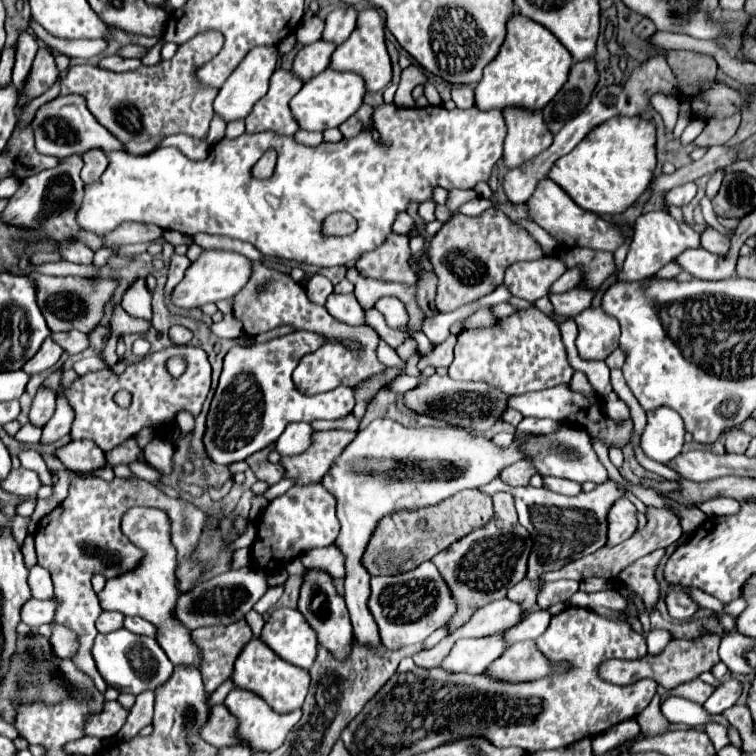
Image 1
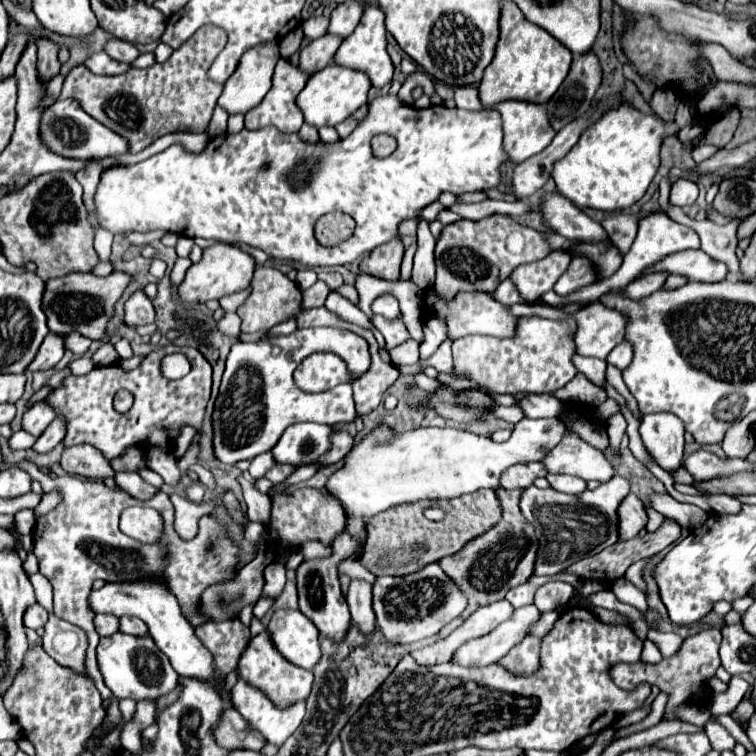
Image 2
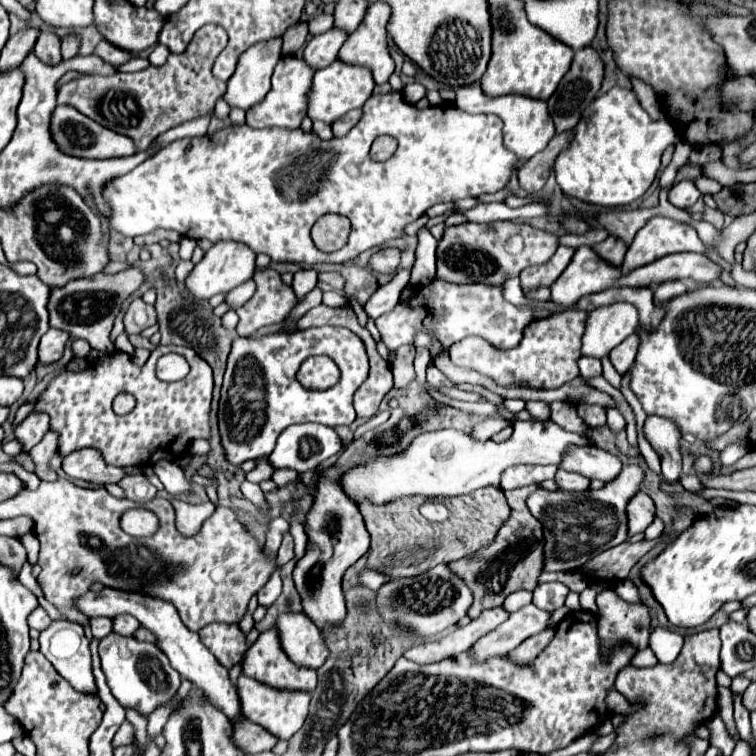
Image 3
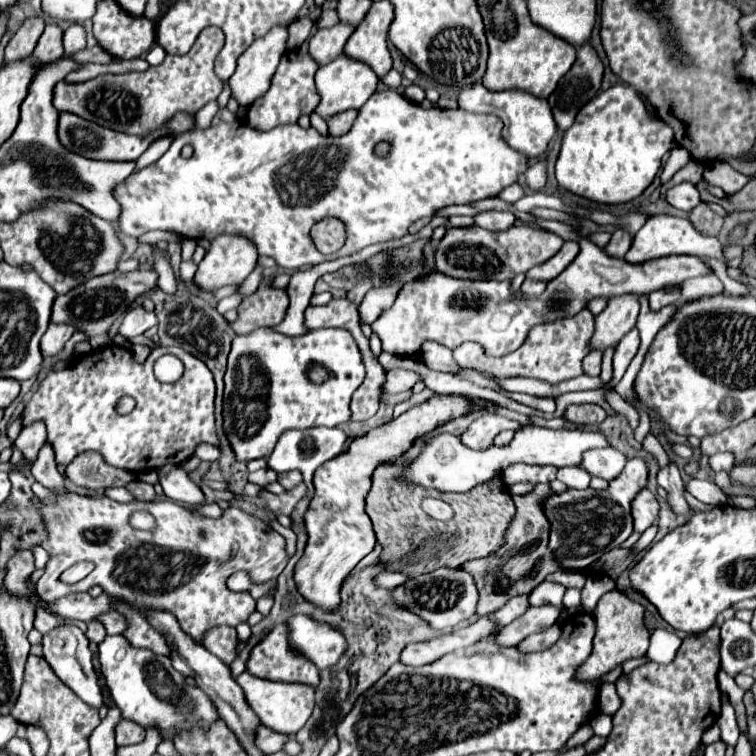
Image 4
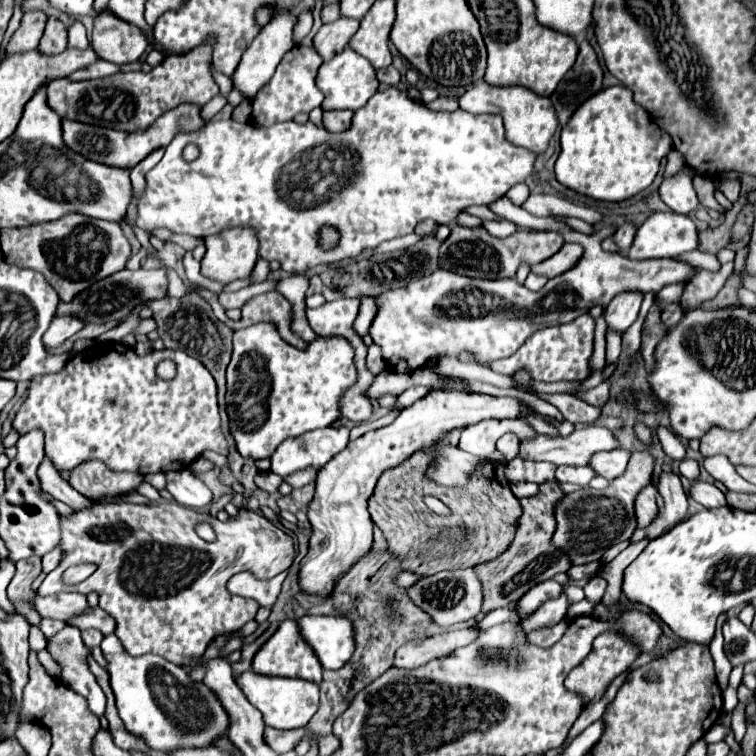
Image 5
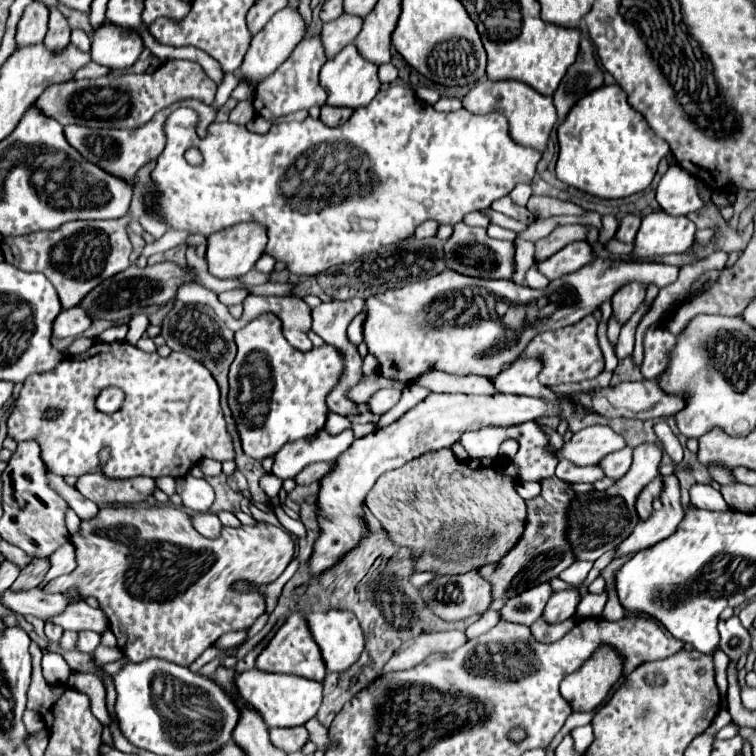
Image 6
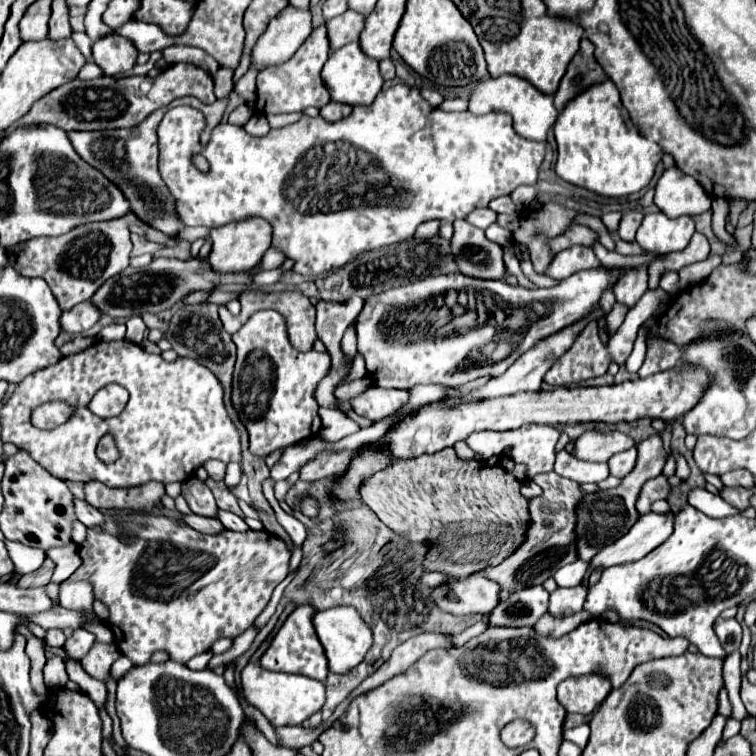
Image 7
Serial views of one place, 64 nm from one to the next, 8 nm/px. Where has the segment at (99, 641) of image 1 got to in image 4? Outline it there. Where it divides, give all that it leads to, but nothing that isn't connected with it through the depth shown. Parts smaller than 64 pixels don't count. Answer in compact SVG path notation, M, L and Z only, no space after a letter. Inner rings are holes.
M106 636L98 644L98 650L102 674L106 676L106 684L122 712L122 718L142 728L156 728L162 740L174 740L178 734L194 726L208 730L210 724L220 720L216 706L204 690L198 686L188 686L184 676L174 670L170 658L146 652L142 648L136 650L128 644L128 640L124 640L124 636Z

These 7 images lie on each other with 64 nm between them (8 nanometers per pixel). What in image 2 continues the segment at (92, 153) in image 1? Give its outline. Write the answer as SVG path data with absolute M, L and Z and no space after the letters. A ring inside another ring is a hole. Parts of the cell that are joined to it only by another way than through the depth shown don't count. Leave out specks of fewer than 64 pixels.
M91 159L89 162L90 164L86 168L83 168L76 174L76 178L84 190L82 200L85 207L88 211L94 211L95 205L93 197L100 181L102 169L97 159Z

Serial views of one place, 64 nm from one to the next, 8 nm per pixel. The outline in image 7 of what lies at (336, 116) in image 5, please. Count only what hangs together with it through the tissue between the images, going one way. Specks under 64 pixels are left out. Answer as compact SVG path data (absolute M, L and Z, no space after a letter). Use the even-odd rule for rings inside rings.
M328 102L326 106L320 108L320 116L328 122L336 122L336 120L342 120L346 118L348 114L352 112L352 106L348 104L338 104L338 102Z

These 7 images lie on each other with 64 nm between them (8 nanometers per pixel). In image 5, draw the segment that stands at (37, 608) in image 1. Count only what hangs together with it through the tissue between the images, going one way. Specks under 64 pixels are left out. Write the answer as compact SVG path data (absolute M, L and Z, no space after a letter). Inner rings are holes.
M44 618L42 624L40 624L40 630L44 632L44 636L50 638L50 636L56 636L64 626L66 626L66 624L60 622L60 620L48 620L48 618Z

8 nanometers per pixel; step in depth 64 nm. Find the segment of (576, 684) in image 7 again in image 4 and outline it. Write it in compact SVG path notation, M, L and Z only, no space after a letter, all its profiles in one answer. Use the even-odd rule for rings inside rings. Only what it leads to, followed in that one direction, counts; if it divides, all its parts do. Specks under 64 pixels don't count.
M612 590L600 598L596 608L592 610L592 616L596 620L594 650L588 656L588 660L576 670L576 680L580 682L598 682L616 666L622 666L626 660L640 658L648 650L650 634L644 624L644 608L638 602L632 602L618 590Z

